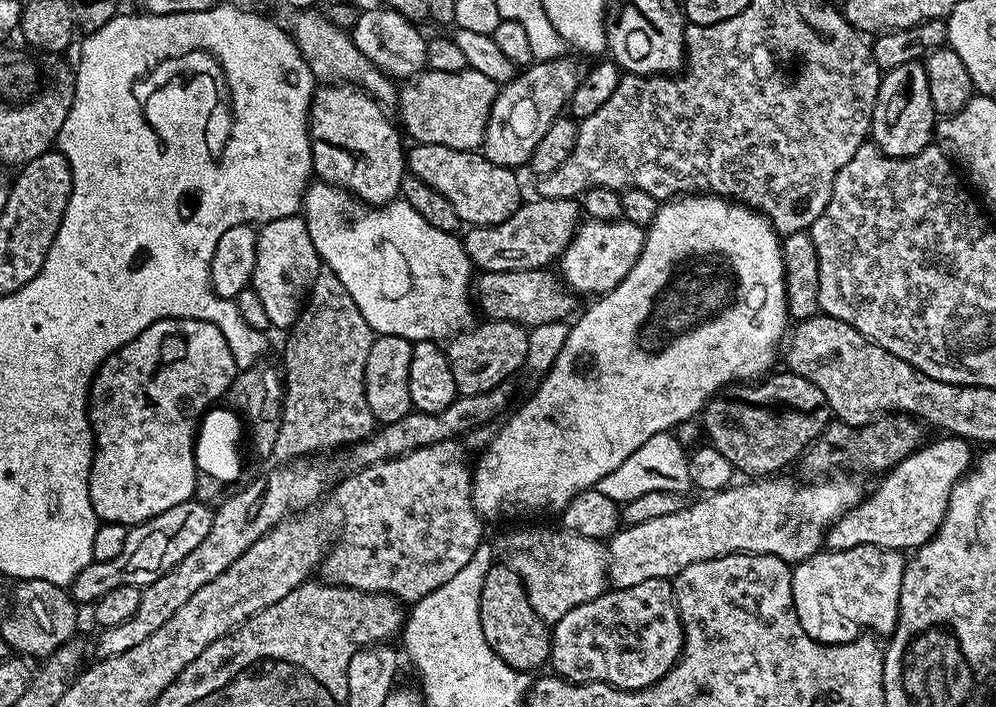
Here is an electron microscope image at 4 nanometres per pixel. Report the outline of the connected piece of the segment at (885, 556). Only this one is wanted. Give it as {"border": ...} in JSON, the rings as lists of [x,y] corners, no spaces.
{"border":[[[854,546],[850,550],[821,550],[792,568],[792,597],[798,622],[810,638],[820,644],[849,644],[867,630],[880,638],[887,638],[896,629],[900,609],[900,591],[906,567],[906,556],[895,548]]]}

